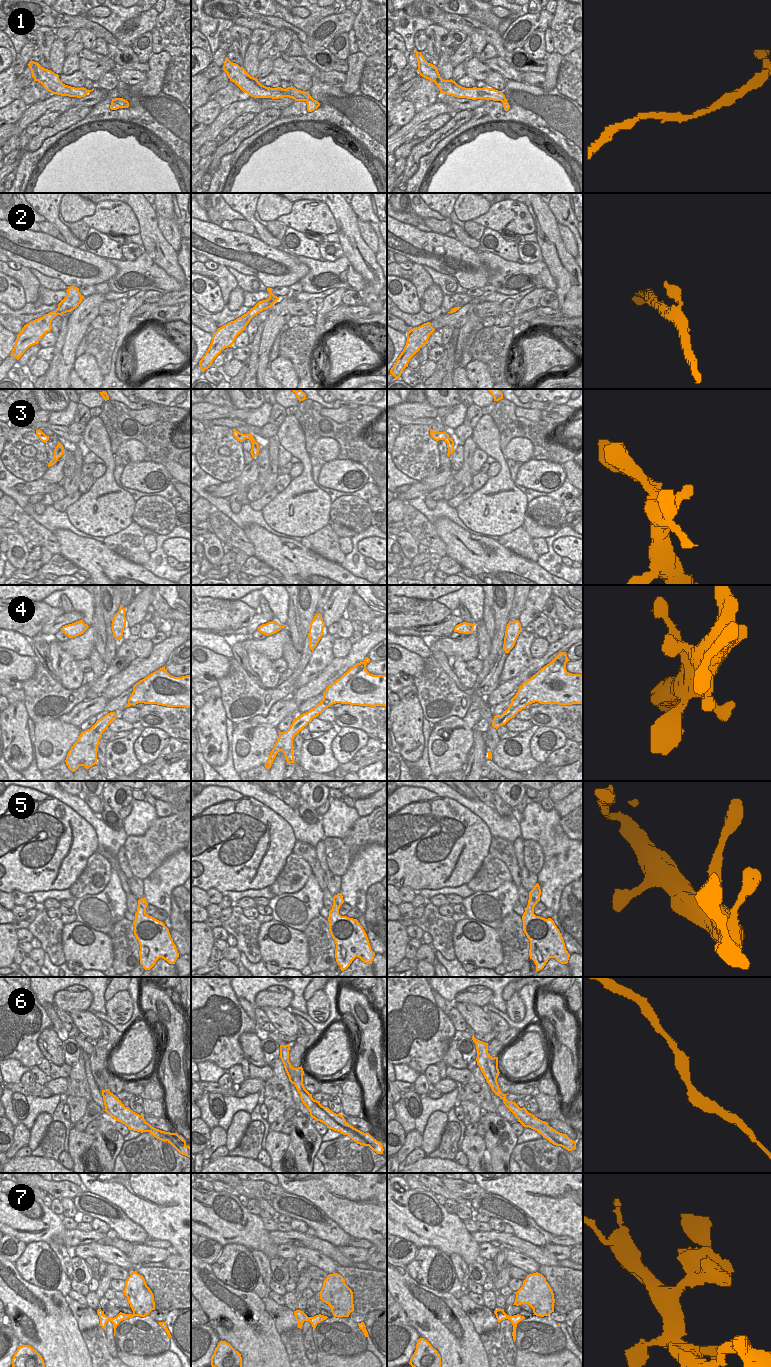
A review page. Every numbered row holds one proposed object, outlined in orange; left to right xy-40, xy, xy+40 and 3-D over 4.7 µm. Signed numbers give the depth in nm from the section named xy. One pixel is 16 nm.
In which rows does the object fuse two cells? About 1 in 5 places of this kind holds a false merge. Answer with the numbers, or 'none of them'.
none of them

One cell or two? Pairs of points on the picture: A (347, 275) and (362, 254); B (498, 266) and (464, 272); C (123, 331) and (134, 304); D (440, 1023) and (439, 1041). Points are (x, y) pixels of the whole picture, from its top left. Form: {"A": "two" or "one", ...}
{"A": "two", "B": "two", "C": "one", "D": "one"}

